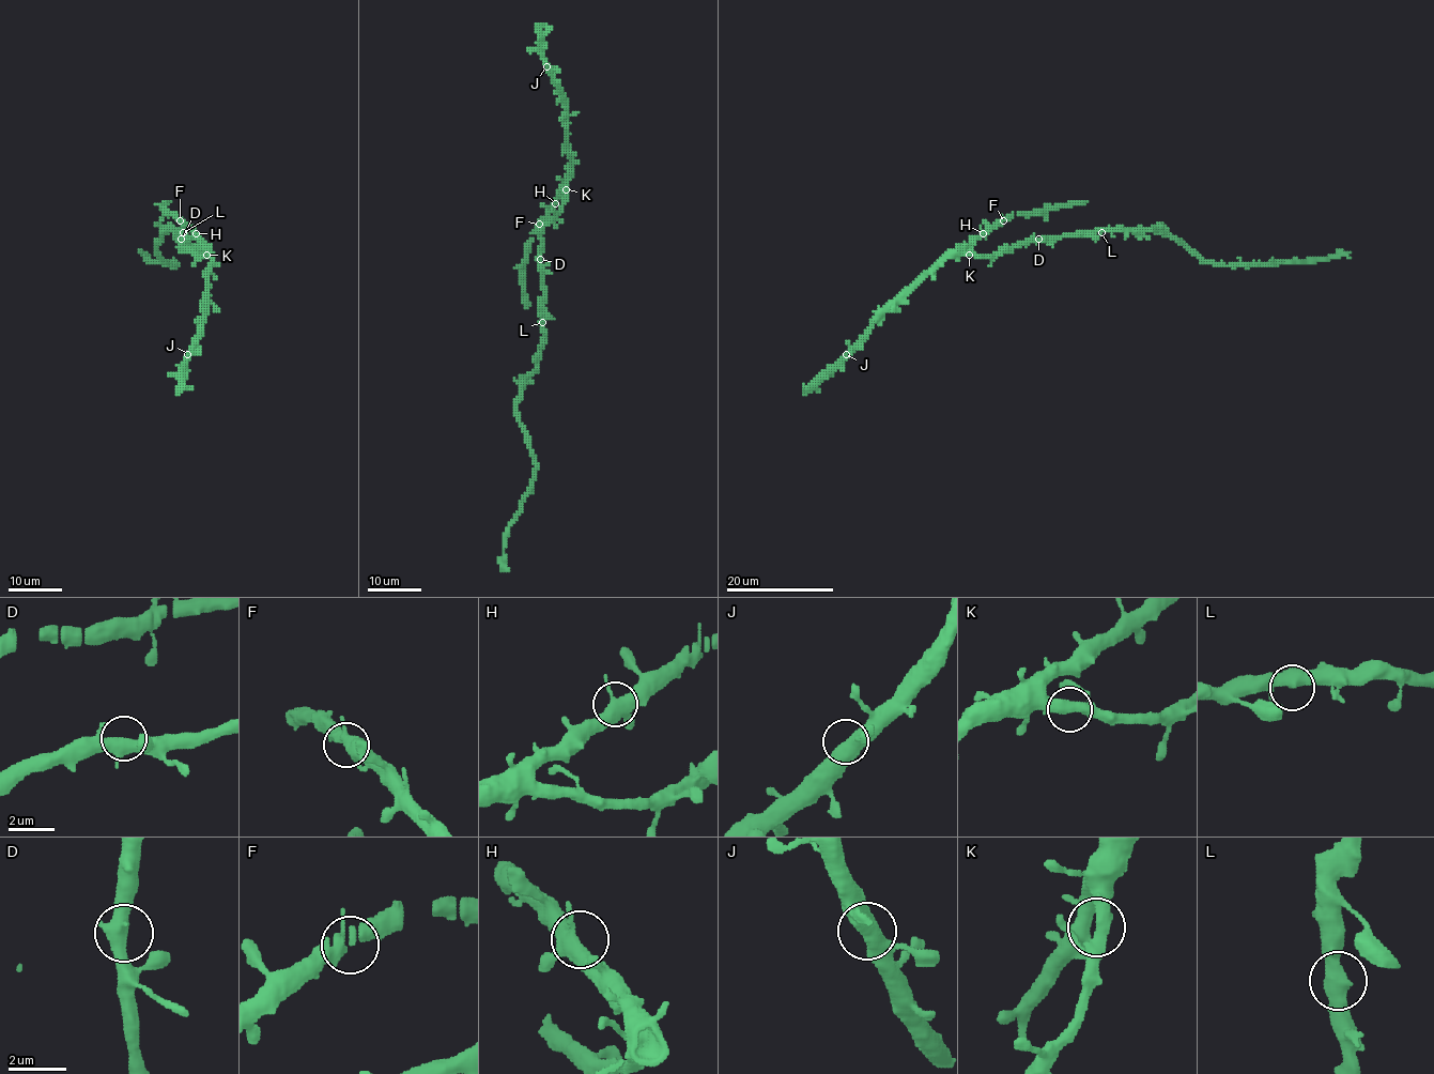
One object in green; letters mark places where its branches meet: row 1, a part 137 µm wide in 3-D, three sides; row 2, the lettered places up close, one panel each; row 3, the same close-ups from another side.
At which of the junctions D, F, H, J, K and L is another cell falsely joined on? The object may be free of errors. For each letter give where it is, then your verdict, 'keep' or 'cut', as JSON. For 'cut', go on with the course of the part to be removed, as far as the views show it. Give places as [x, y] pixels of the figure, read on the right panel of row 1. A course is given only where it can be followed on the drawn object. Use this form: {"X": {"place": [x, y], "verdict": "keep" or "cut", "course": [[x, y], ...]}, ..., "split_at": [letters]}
{"D": {"place": [1038, 239], "verdict": "keep"}, "F": {"place": [1003, 220], "verdict": "keep"}, "H": {"place": [983, 233], "verdict": "keep"}, "J": {"place": [846, 354], "verdict": "keep"}, "K": {"place": [969, 255], "verdict": "keep"}, "L": {"place": [1101, 232], "verdict": "keep"}, "split_at": []}

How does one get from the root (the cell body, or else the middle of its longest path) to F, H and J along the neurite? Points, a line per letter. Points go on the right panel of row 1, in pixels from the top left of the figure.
F: (1059, 235), (1026, 240), (989, 256), (976, 256), (970, 246), (1004, 220)
H: (1059, 235), (1026, 240), (989, 256), (976, 256), (970, 246), (983, 233)
J: (1059, 235), (1026, 240), (989, 256), (950, 255), (941, 259), (846, 354)

